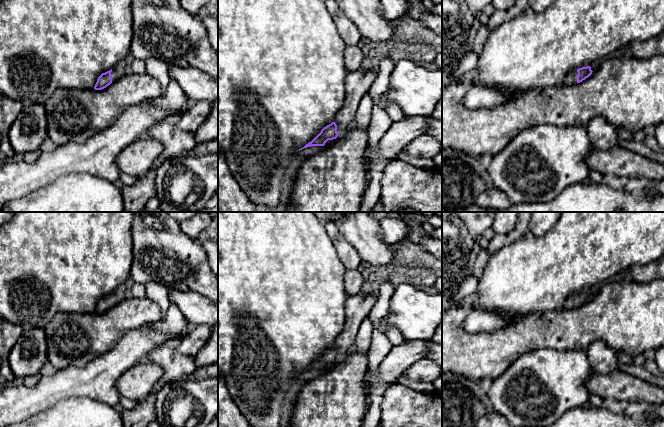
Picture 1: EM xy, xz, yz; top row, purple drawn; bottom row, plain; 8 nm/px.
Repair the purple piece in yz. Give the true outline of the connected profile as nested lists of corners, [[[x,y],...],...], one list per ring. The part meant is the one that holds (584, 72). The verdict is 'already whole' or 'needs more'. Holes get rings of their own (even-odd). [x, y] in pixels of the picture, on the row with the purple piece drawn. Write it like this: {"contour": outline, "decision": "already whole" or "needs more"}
{"contour": [[[590,66],[582,67],[577,70],[572,70],[566,74],[564,84],[569,85],[580,83],[588,78],[592,74],[592,72],[593,71],[591,70]]], "decision": "needs more"}

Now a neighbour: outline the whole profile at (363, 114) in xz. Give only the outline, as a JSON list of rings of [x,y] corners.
[[[369,92],[362,96],[355,114],[353,123],[354,126],[359,129],[367,129],[369,127],[372,116],[373,103],[373,99]]]

